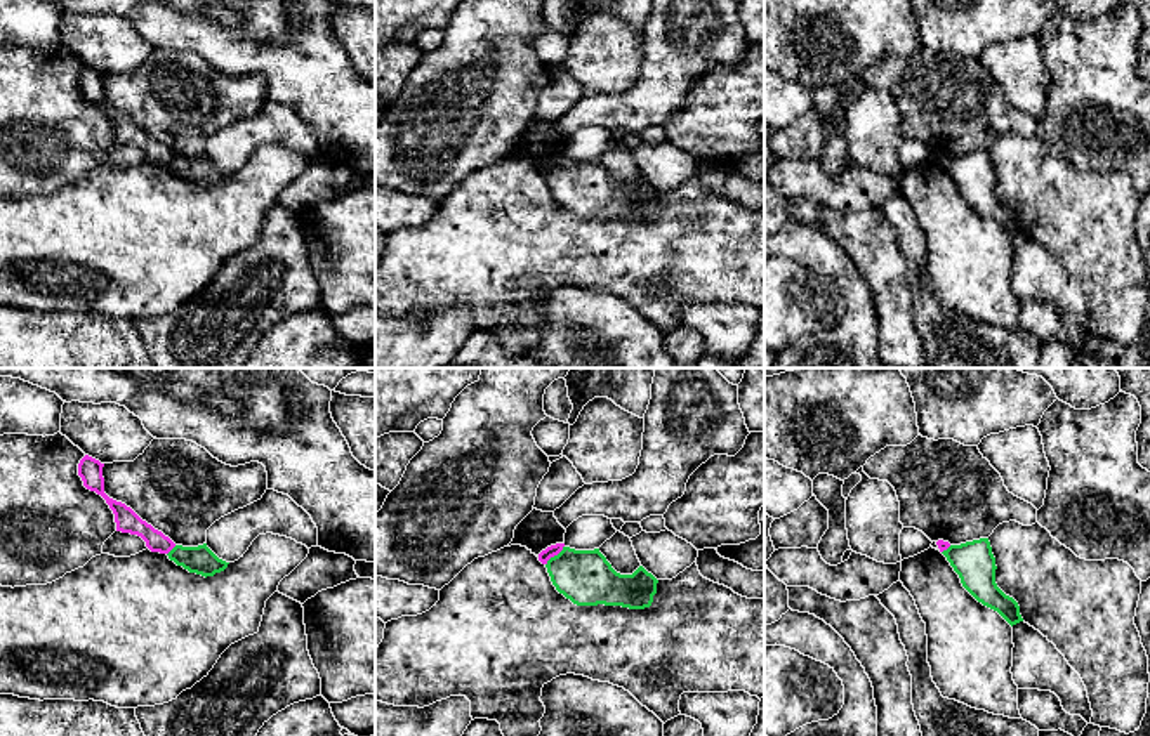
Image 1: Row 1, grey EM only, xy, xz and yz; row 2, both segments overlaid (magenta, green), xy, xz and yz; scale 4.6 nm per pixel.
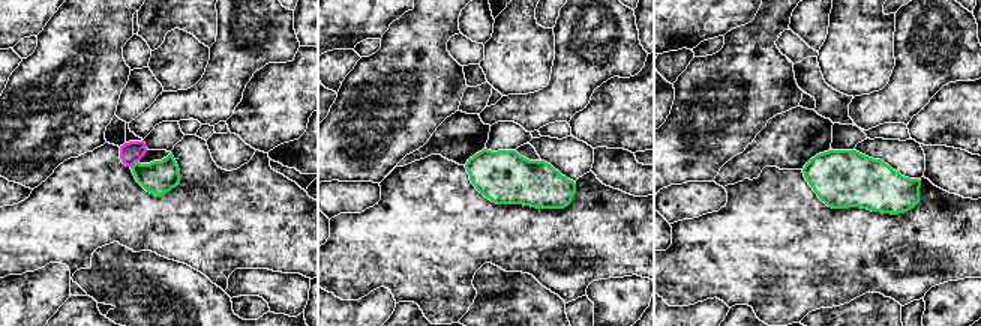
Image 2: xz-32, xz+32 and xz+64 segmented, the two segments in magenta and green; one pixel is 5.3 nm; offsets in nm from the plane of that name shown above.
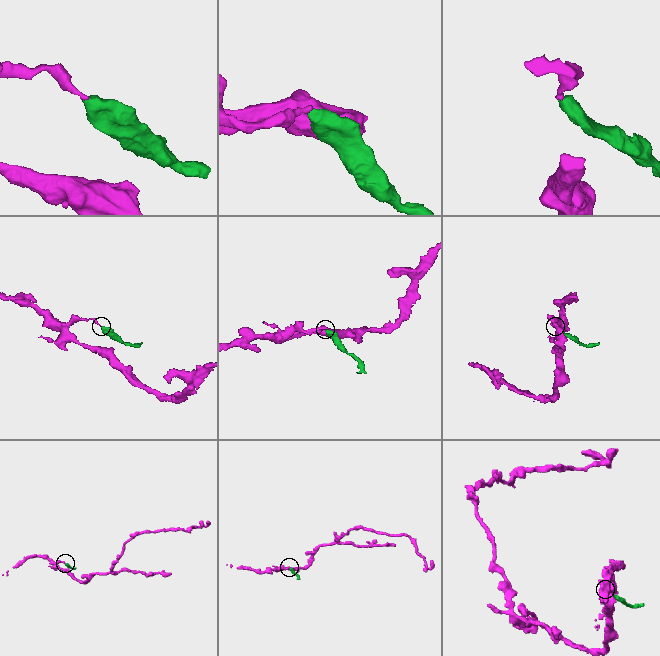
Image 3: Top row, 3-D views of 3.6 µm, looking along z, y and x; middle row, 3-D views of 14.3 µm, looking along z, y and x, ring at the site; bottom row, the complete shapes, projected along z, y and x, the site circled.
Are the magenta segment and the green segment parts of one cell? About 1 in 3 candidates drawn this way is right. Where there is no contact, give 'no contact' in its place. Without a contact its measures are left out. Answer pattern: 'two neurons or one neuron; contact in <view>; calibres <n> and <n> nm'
two neurons; contact in xz; calibres 60 and 260 nm

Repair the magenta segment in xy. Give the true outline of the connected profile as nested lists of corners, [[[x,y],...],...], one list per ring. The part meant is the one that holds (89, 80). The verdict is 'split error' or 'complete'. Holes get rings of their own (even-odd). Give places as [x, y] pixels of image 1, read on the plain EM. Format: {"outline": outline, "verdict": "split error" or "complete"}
{"outline": [[[85,66],[78,75],[78,87],[87,101],[96,102],[106,111],[115,125],[116,142],[141,148],[151,163],[169,165],[175,158],[169,148],[142,132],[130,118],[104,104],[102,78],[104,75]]], "verdict": "complete"}

